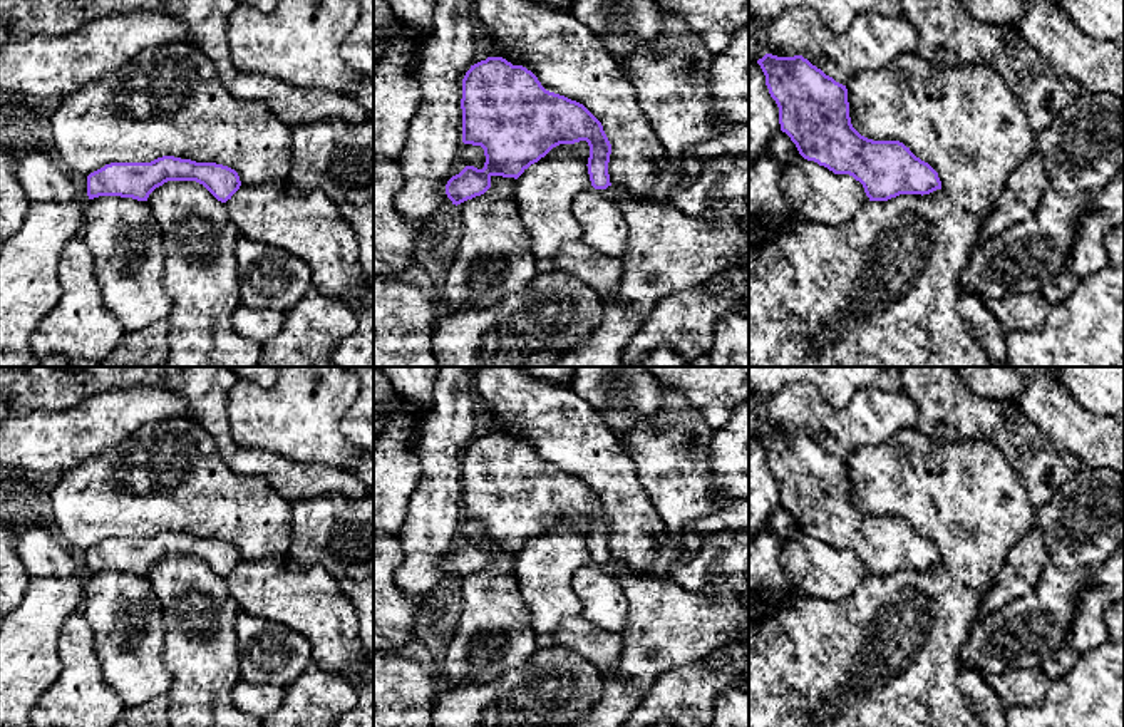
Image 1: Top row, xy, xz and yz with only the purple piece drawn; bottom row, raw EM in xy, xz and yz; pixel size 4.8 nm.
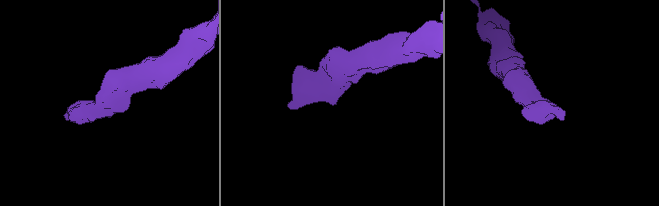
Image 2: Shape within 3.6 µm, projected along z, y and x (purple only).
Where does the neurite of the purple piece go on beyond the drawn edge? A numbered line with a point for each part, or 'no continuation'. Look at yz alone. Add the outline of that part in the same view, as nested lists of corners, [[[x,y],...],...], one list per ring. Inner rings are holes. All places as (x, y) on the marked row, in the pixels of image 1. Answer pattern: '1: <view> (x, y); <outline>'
no continuation

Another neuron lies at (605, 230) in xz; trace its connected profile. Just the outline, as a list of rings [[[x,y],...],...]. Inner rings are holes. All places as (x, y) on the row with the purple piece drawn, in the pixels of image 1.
[[[590,188],[576,194],[573,213],[583,228],[583,240],[588,246],[601,255],[621,260],[628,250],[628,226],[621,214],[620,204],[605,196],[603,189]]]

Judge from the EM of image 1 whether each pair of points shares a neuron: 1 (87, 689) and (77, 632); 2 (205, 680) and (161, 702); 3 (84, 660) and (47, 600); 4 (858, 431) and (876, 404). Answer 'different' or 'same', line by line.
1: same
2: different
3: different
4: same

